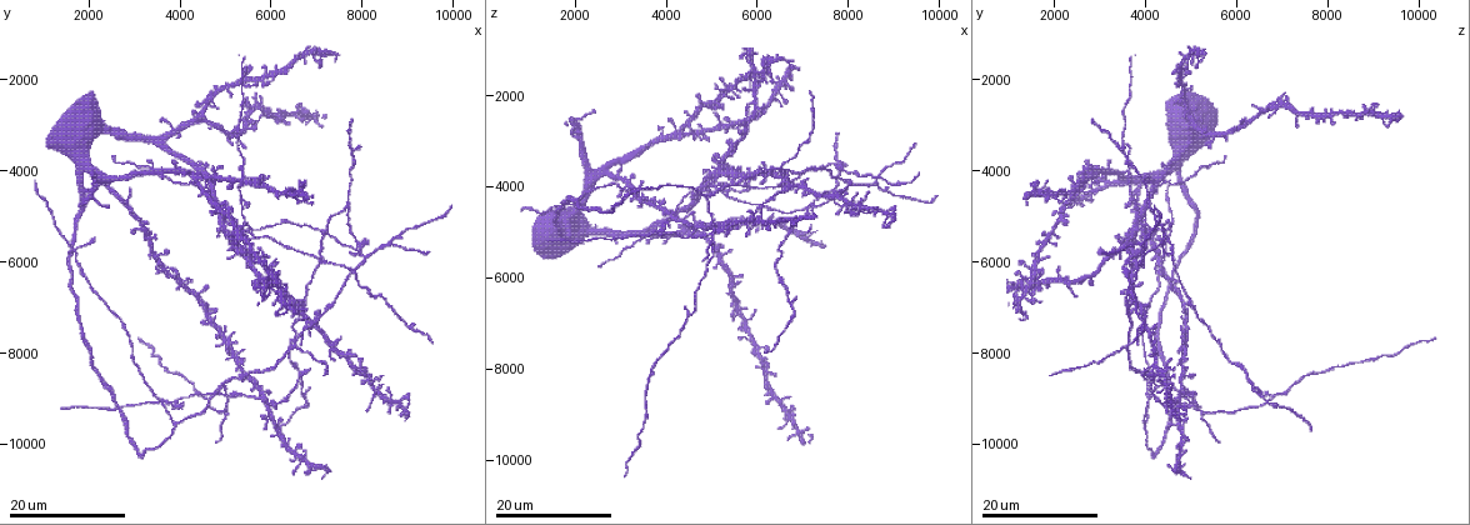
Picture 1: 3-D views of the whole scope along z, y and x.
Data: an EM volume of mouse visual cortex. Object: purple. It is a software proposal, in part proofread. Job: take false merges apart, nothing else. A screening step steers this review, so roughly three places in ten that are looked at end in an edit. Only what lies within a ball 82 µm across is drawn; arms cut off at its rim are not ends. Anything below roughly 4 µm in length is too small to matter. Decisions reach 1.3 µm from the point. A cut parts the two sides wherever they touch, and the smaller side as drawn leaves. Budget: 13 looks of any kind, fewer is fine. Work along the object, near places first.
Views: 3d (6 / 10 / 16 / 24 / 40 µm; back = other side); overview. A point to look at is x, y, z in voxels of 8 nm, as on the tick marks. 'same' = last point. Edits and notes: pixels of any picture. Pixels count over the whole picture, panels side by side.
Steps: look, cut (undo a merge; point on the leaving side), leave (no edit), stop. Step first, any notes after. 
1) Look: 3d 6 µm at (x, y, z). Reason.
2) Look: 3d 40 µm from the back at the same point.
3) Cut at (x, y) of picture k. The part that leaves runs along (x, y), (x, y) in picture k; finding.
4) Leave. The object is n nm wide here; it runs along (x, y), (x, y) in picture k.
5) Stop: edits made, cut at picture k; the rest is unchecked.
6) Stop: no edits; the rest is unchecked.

Look: 3d 24 µm at (5000, 9350, 5300). Three arms meet.

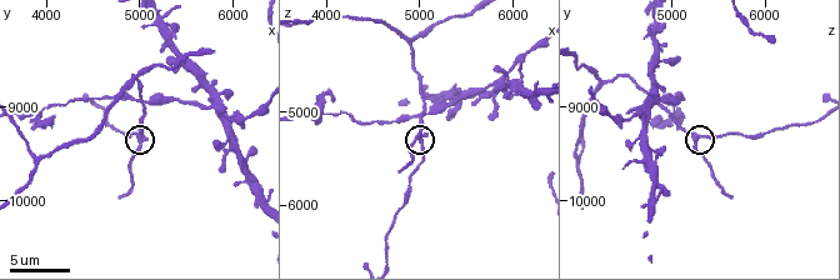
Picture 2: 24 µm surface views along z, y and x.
Look: 3d 10 µm at (5000, 9350, 5300).

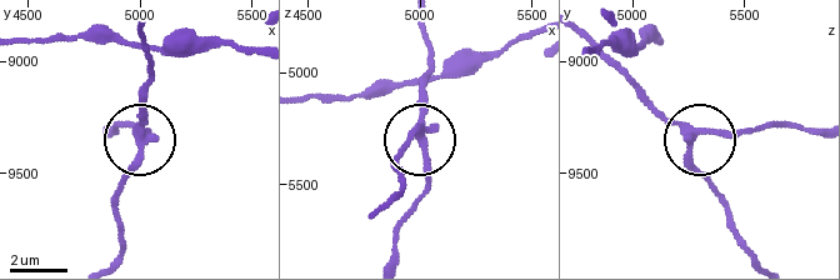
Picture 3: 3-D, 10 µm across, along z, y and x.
Leave. It runs along (581, 35), (660, 114), (689, 128), (691, 164), (725, 211) in picture 3; all the same neuron.

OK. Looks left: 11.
Look: 3d 10 µm at (4900, 8700, 4200). Branch point.

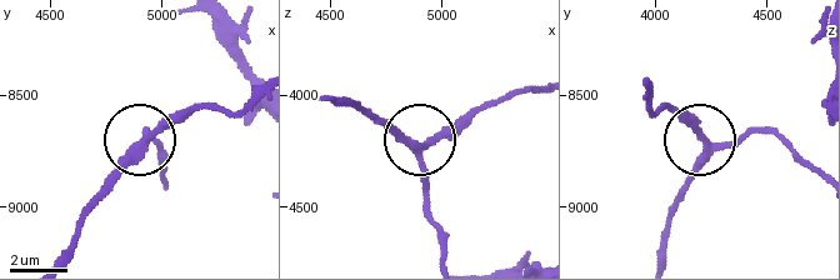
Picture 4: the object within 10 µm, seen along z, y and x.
Leave. The side arm is 58 µm long; 3 arms meet here; continuous, no second neuron.

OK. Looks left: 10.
Look: 3d 16 µm at (6450, 7850, 3600). Three arms meet.

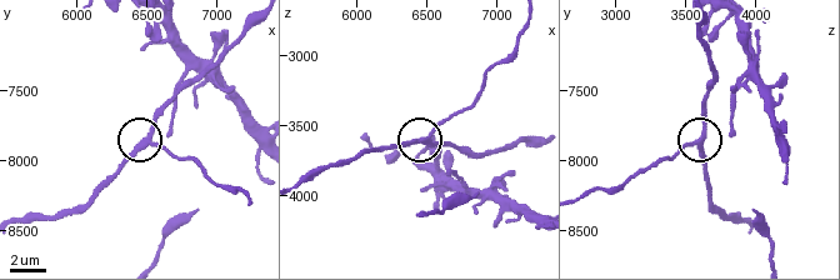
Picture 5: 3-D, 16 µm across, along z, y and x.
Look: 3d 10 µm at (6520, 7840, 3620).

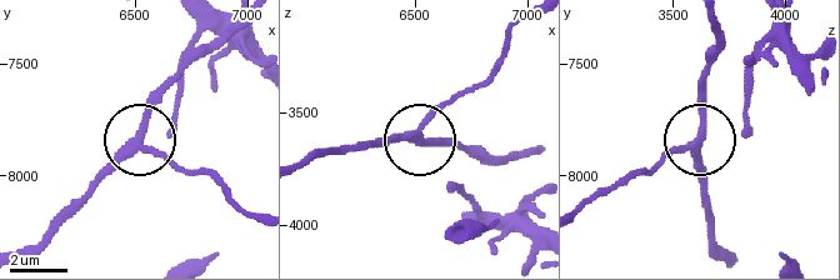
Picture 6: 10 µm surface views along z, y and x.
Leave. The side arm is 10 µm long; 3 arms meet here; continuous, no second neuron.

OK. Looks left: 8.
Look: 3d 24 µm at (8050, 6000, 3900). Three arms meet.

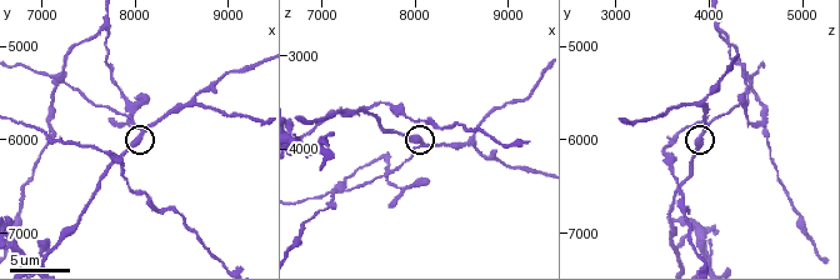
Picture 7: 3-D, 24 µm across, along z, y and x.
Look: 3d 6 µm at (8100, 5950, 3900).

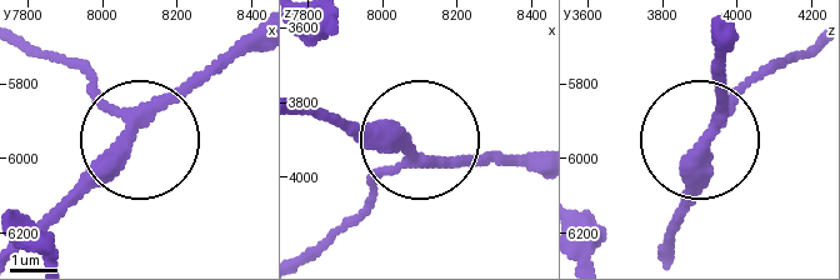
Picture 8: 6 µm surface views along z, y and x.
Leave. 3 arms meet here; it runs along (24, 39), (73, 64), (124, 135), (40, 226) in picture 8; all the same neuron.

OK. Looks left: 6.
Look: 3d 6 µm at (8600, 5600, 3900). Three arms meet.

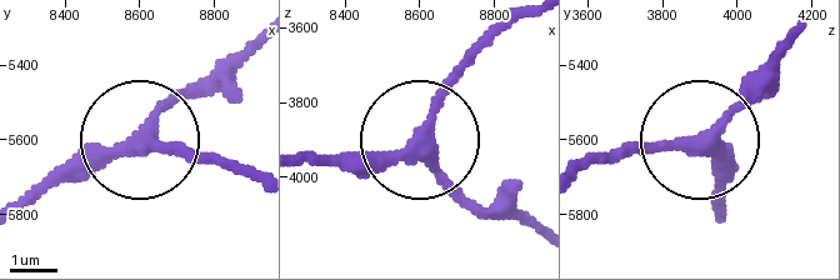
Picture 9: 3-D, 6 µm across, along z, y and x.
Leave. It runs along (29, 206), (89, 178), (133, 138), (228, 158) in picture 9; continuous, no second neuron.

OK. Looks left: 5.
Look: 3d 16 µm at (7150, 5400, 4450). Four arms meet.

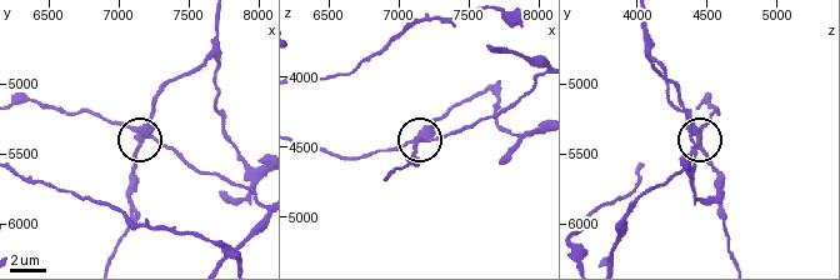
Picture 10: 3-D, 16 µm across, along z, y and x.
Look: 3d 6 µm at (7160, 5420, 4440). Zoom in.

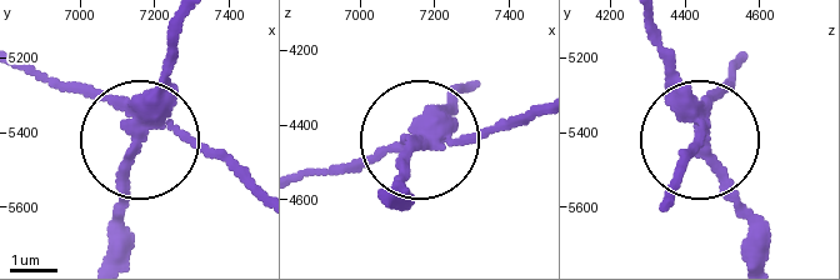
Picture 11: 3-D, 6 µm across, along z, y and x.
Cut at (169, 55) of picture 11. The side arm is 30 µm long; 4 arms meet here; a second neuron is stuck on.

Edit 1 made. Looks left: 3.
Stop: edits made, cut at picture 11; the rest is unchecked.

